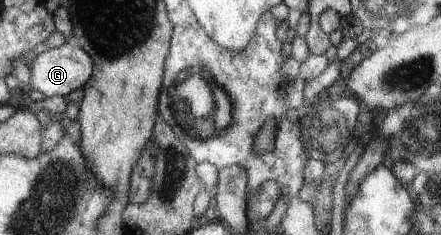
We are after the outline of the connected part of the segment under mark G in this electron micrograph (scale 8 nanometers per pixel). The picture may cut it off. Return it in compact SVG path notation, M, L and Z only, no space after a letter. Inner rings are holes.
M76 40L62 46L56 46L41 52L31 60L31 77L29 87L40 91L45 97L68 96L71 92L84 88L92 78L94 61L83 46Z

